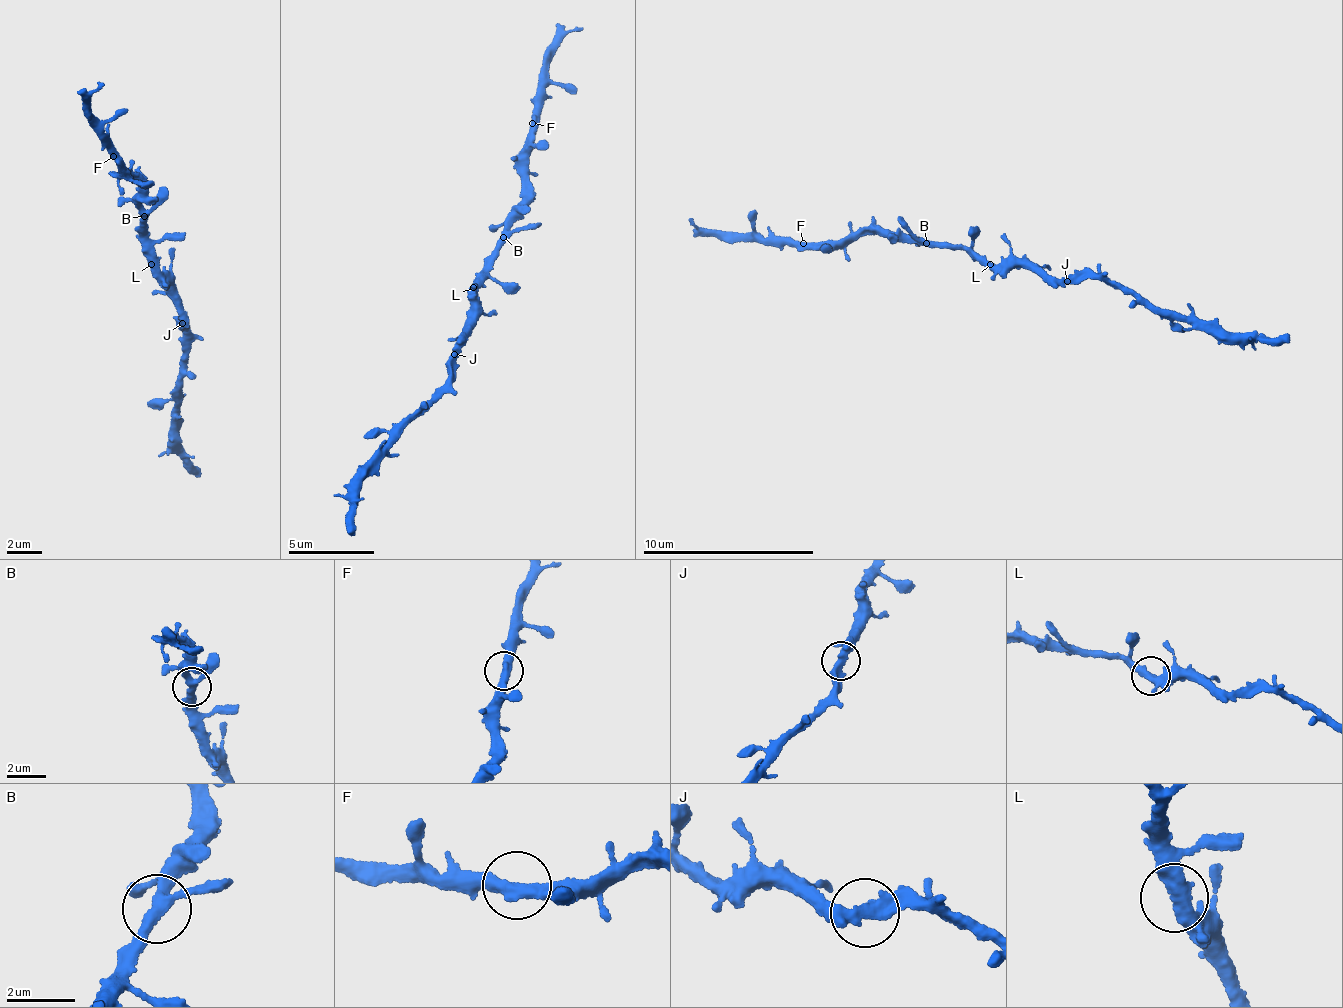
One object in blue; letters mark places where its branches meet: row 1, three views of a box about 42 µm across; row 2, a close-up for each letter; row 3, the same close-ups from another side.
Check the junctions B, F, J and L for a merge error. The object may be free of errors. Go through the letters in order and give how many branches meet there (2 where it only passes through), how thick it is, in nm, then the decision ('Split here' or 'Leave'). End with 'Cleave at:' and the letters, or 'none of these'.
B: Branches: 3. Thickness 280 nm. Leave
F: Branches: 2. Thickness 400 nm. Leave
J: Branches: 2. Thickness 440 nm. Leave
L: Branches: 2. Thickness 440 nm. Leave
Cleave at: none of these

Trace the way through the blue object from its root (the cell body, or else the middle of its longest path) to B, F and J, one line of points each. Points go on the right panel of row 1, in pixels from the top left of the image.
B: (988, 267), (984, 267), (957, 245), (938, 248), (926, 243)
F: (988, 267), (957, 245), (938, 248), (932, 244), (903, 243), (892, 234), (834, 245), (803, 243)
J: (988, 267), (1027, 259), (1058, 281), (1065, 279)

